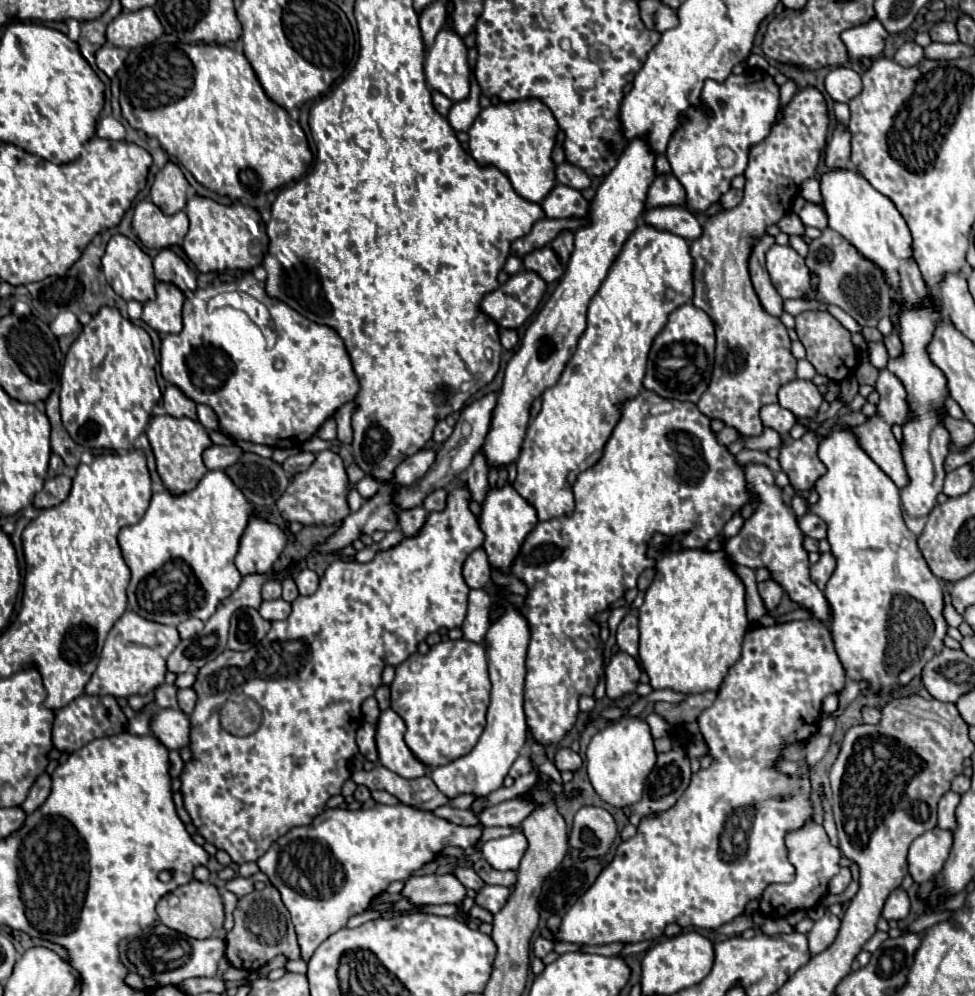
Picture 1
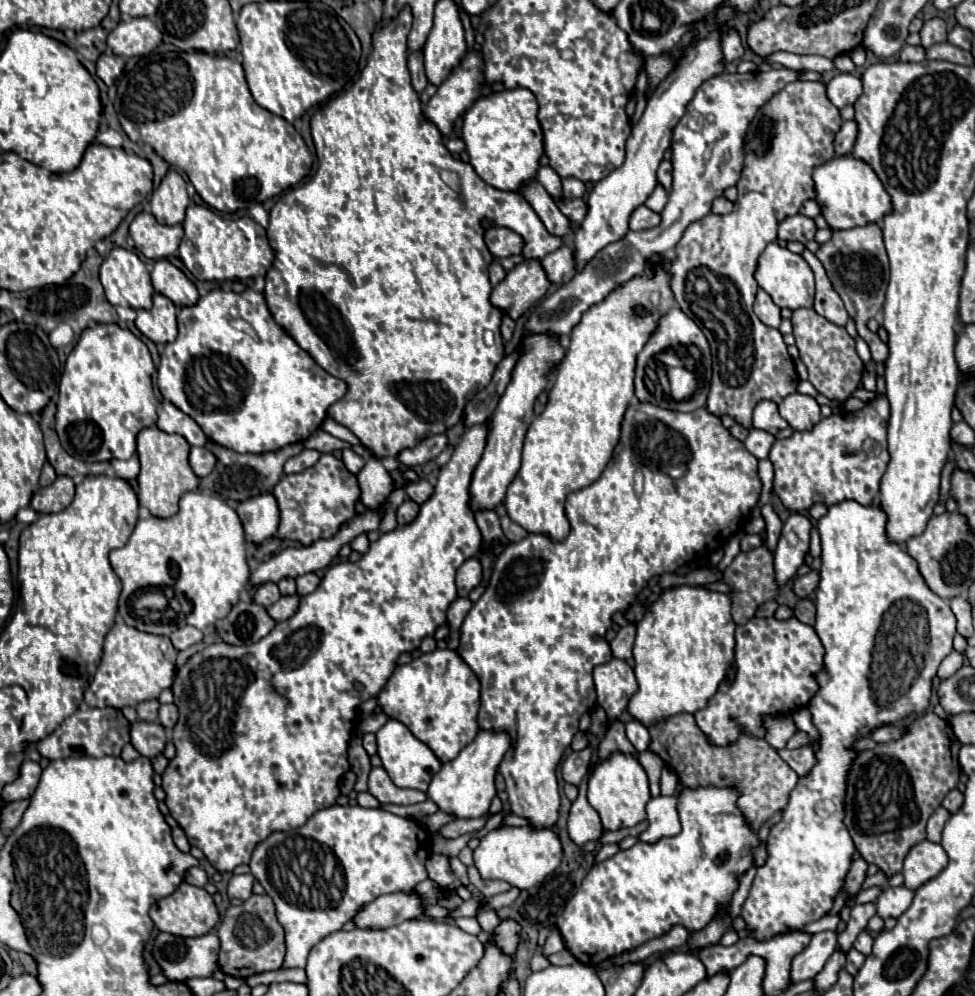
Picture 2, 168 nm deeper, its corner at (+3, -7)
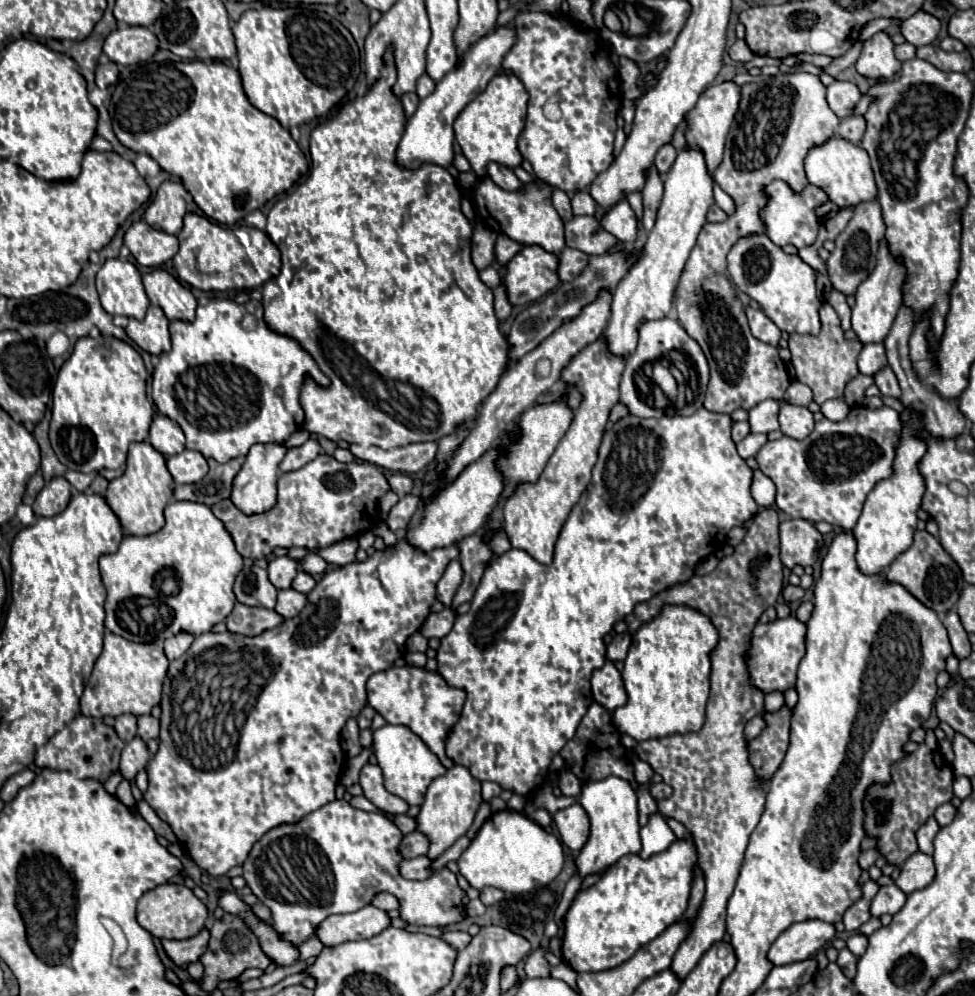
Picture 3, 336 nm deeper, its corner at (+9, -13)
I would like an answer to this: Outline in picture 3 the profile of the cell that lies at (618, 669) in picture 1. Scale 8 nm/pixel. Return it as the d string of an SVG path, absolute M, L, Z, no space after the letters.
M605 661L605 665L593 673L590 683L593 699L609 713L627 703L627 691L623 687L621 673L611 661Z

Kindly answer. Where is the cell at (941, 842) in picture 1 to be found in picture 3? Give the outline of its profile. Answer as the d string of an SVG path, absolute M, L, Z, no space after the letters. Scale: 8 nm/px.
M913 853L901 867L901 875L895 881L897 887L903 893L913 893L917 889L927 887L935 877L935 865L933 865L933 857L927 853Z

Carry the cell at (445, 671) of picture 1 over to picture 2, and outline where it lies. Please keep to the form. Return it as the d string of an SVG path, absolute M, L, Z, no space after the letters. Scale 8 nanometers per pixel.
M437 649L421 655L411 663L399 665L377 695L377 701L387 717L405 723L411 733L421 739L447 763L477 735L477 701L481 699L481 685L475 673L451 649Z

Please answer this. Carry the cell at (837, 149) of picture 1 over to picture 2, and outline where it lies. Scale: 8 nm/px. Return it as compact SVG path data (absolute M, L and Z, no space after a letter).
M845 121L835 137L835 153L837 155L845 155L853 151L857 139L857 123L855 121Z

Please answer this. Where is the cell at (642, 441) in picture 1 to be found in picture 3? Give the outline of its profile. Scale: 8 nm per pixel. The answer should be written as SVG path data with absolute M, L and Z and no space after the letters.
M701 407L697 413L693 413L689 417L675 415L675 417L661 417L661 419L643 419L643 417L627 415L619 421L615 421L607 429L603 443L599 447L599 461L593 467L593 479L591 479L589 487L585 489L585 493L581 495L579 503L571 509L571 513L561 529L561 535L555 545L553 563L543 565L543 563L535 561L527 551L515 549L515 547L499 557L493 557L483 573L477 593L473 595L469 611L465 615L459 615L455 619L451 633L447 633L441 639L441 647L437 651L437 663L439 663L437 671L443 675L443 679L451 687L461 687L467 691L467 701L463 707L461 719L453 727L453 733L449 735L449 739L445 741L447 757L451 757L459 765L469 767L473 777L477 777L481 781L495 781L501 785L501 789L511 791L515 795L529 797L535 789L539 789L539 785L543 785L543 781L547 777L551 759L575 735L575 729L577 729L581 717L587 713L589 705L593 703L589 679L591 679L591 673L595 669L603 667L603 663L605 663L603 637L613 629L613 625L617 621L621 621L625 615L629 615L637 603L655 597L659 591L663 591L671 585L691 579L699 561L703 561L707 555L715 553L719 549L719 545L725 541L725 537L727 537L725 531L729 533L733 527L741 527L759 511L759 507L751 495L751 481L753 481L753 471L745 463L745 459L739 457L735 443L731 439L729 415L711 413Z

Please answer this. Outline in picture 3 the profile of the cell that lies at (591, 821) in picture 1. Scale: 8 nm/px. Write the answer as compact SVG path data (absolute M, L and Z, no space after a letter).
M579 803L557 811L553 819L557 823L557 829L559 829L563 843L569 849L579 851L583 847L583 843L587 843L589 819L587 819L587 813L583 811L583 807Z

